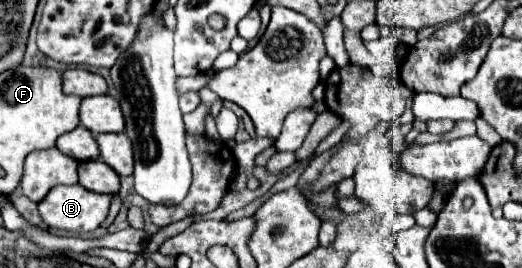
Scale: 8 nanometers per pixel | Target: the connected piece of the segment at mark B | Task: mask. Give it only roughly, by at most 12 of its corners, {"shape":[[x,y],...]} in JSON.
{"shape":[[55,186],[39,202],[49,228],[91,232],[109,212],[109,194]]}

